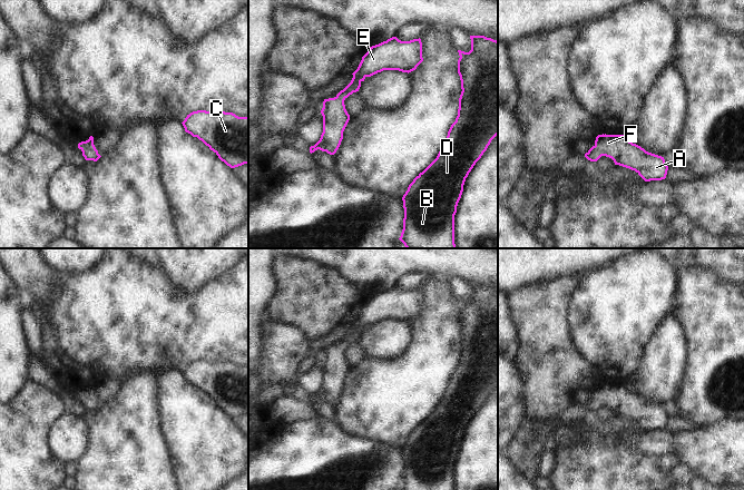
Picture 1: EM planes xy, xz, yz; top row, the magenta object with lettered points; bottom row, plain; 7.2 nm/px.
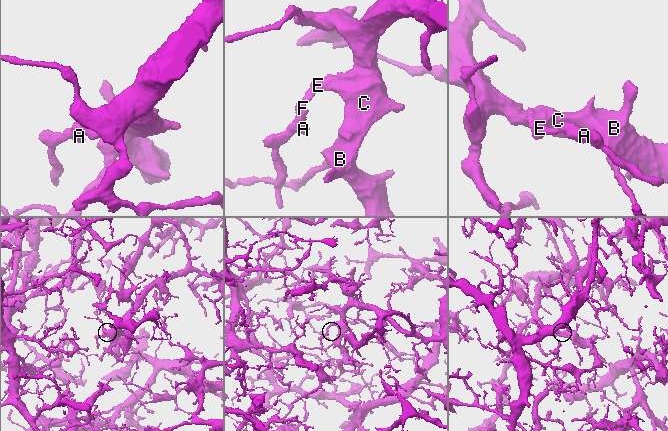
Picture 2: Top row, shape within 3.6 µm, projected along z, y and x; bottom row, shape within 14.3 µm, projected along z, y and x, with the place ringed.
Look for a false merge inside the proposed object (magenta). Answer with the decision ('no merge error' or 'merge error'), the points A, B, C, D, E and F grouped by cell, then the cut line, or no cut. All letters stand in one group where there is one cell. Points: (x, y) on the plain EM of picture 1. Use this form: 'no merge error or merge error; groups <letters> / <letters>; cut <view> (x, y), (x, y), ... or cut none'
no merge error; groups A B C D E F; cut none

